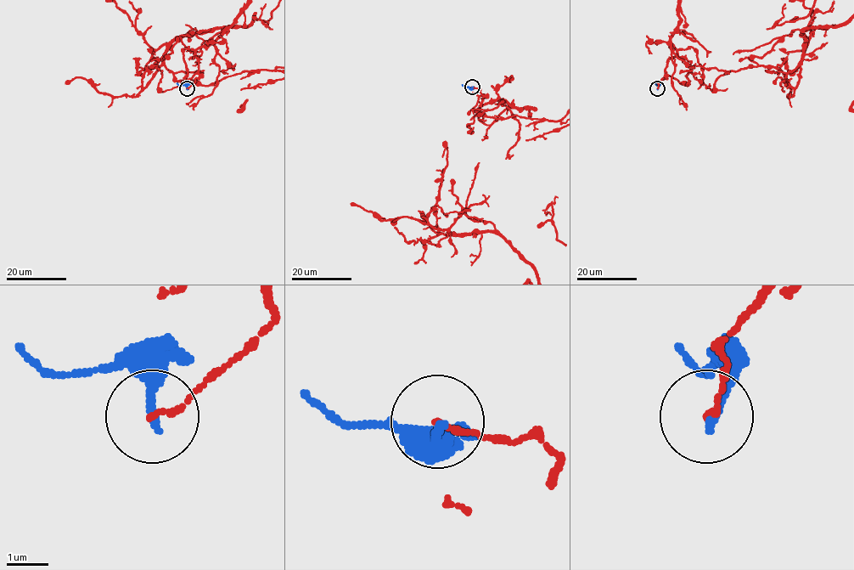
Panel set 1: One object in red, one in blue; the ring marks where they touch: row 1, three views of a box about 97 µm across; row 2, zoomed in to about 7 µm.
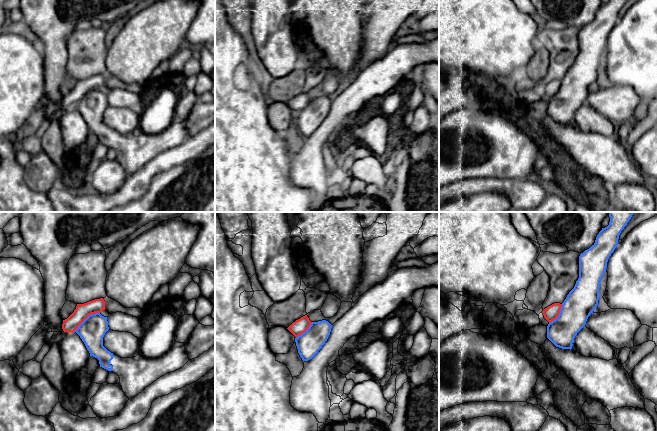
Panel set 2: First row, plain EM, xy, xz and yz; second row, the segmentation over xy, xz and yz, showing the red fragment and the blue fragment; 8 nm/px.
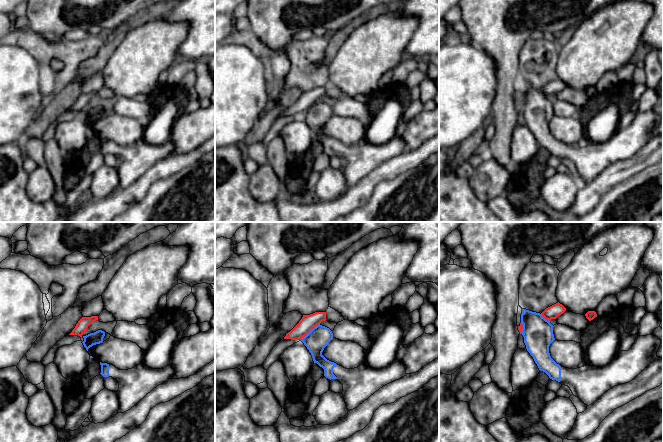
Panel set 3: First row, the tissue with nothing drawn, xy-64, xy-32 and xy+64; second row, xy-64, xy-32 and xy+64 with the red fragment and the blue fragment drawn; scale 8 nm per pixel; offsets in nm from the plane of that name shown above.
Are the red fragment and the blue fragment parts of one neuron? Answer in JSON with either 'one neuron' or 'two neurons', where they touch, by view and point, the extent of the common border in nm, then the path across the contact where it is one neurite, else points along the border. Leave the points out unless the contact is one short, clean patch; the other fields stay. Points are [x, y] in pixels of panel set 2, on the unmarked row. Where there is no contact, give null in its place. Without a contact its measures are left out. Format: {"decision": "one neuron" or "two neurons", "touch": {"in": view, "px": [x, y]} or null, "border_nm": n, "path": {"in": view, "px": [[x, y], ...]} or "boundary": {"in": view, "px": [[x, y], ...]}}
{"decision": "two neurons", "touch": {"in": "xy", "px": [86, 93]}, "border_nm": 260, "boundary": {"in": "xy", "px": [[99, 88], [90, 90], [73, 107]]}}

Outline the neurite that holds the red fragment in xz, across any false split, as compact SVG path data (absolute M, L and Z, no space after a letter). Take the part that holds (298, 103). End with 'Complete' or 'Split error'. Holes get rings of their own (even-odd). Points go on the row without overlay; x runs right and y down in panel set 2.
M307 91L301 93L300 95L293 98L287 105L295 112L298 113L302 109L304 109L309 102L311 101L311 97L307 93Z. Complete

